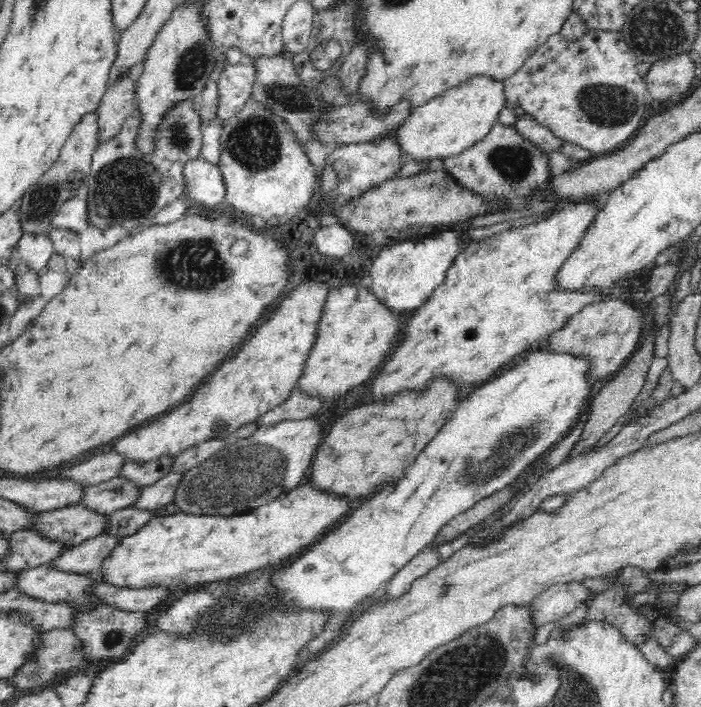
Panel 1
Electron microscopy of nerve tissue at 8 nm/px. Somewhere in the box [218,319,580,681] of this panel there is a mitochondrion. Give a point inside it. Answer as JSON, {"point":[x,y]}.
{"point":[488,461]}

